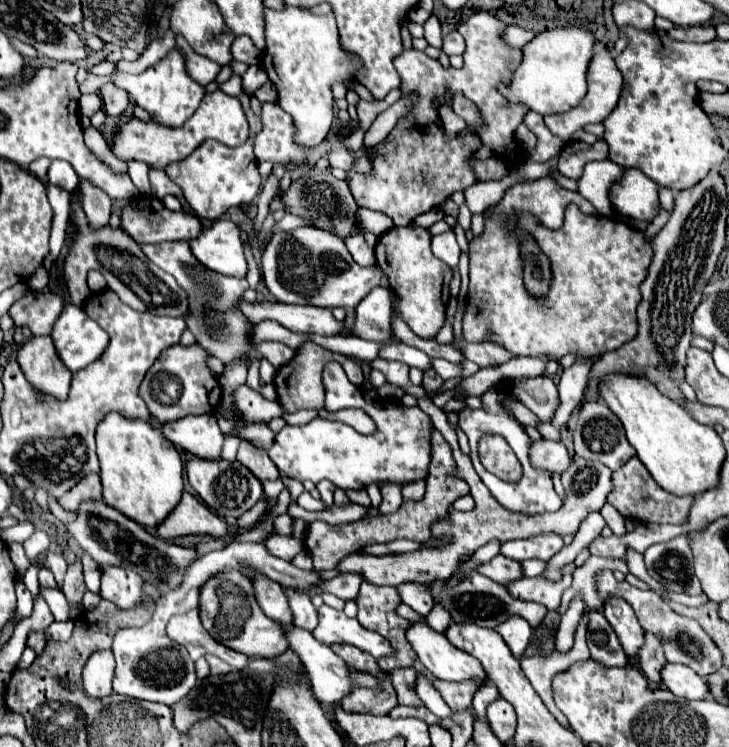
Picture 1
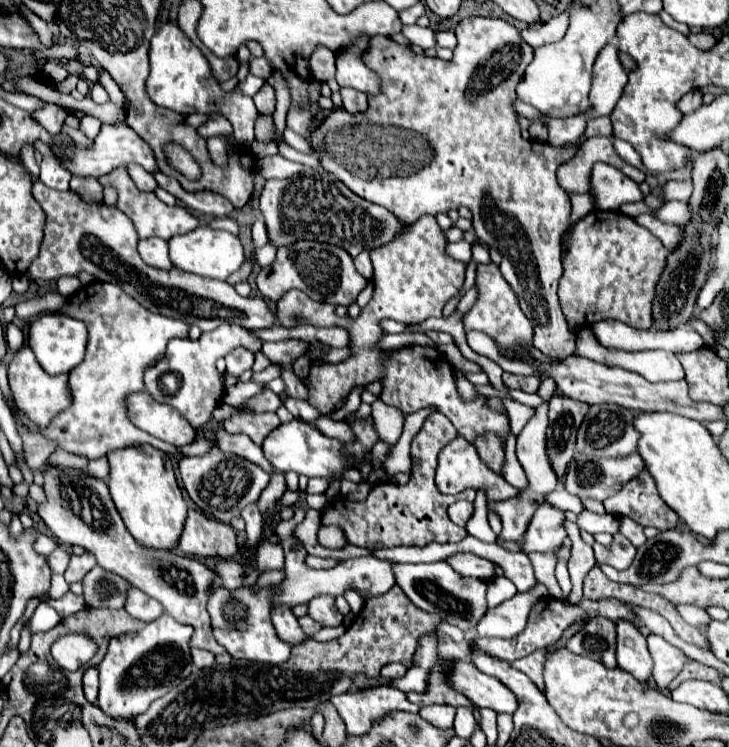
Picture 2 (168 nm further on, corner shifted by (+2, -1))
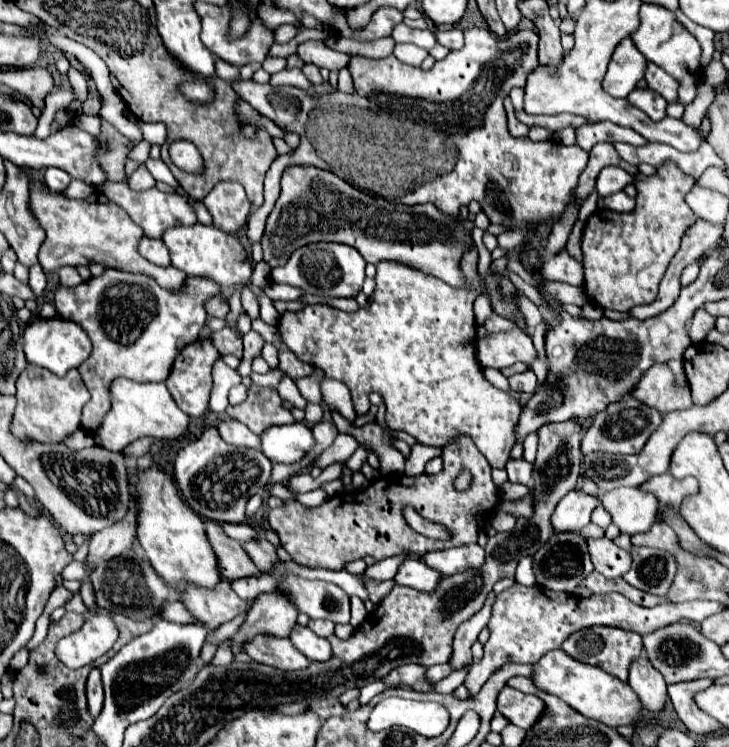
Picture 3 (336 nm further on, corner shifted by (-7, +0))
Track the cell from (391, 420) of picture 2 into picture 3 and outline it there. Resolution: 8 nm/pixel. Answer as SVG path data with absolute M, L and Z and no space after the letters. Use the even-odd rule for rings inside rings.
M339 433L333 445L324 450L312 463L312 467L324 469L332 463L345 463L359 447L357 440L350 434Z

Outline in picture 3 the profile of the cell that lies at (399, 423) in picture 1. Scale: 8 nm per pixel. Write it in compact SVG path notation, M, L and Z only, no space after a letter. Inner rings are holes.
M307 423L271 427L269 431L265 431L265 435L261 435L261 451L273 463L299 463L313 447L315 437Z

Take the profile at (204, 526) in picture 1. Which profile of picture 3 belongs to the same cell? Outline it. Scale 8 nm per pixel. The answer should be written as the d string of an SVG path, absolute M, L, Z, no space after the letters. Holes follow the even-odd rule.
M205 521L205 533L213 547L213 553L219 563L219 571L223 579L239 579L249 575L259 575L261 571L255 567L251 557L245 553L243 545L237 539L231 539L223 527L215 521Z

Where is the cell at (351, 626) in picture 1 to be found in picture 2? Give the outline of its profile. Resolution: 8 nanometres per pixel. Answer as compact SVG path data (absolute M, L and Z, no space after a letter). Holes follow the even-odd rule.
M316 596L308 602L308 616L322 626L340 626L342 624L342 614L336 608L334 596Z

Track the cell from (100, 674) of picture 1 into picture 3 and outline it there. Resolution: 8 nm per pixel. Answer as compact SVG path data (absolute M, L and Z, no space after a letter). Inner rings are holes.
M91 669L87 679L87 703L93 717L97 717L103 709L103 681L99 669Z

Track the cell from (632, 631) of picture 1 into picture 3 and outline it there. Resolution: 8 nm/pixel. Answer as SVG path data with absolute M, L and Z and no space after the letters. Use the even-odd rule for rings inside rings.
M643 653L629 667L629 685L637 691L643 707L651 713L659 713L667 701L667 685L663 675L649 663Z

